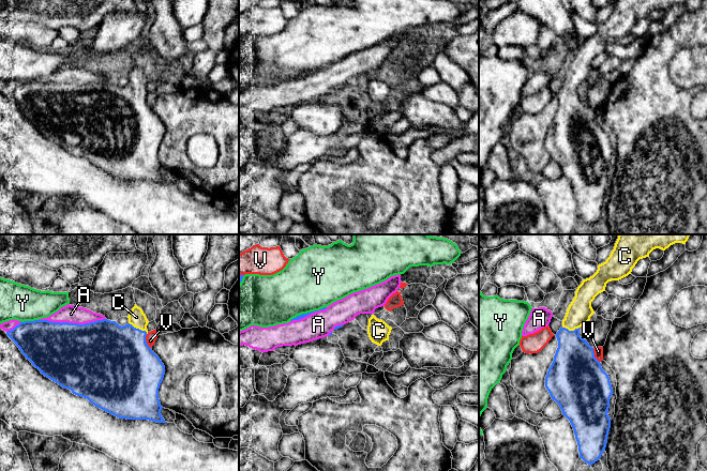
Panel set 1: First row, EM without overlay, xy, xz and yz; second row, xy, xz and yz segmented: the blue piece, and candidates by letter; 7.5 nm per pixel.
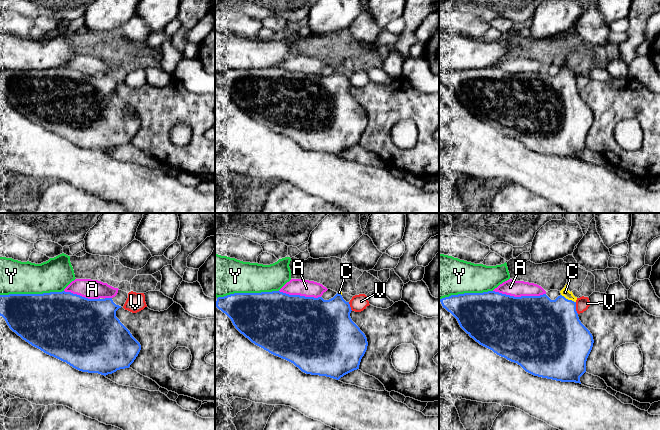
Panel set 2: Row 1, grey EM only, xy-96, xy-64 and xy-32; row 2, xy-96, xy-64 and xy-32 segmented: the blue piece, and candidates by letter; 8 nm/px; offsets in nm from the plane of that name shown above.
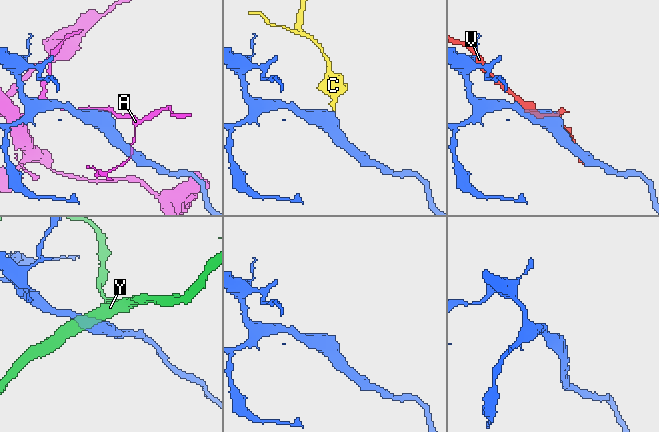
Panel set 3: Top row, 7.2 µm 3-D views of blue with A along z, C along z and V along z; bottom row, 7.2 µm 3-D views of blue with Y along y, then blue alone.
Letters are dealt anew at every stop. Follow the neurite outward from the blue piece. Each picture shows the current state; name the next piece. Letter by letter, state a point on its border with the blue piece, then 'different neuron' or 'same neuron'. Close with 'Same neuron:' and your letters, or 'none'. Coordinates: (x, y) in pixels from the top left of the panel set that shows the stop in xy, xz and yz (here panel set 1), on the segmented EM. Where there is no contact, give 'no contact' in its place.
A: contact xy (72, 323); different neuron
C: contact xy (138, 329); same neuron
V: contact xy (146, 342); different neuron
Y: contact xz (307, 313); different neuron
Same neuron: C

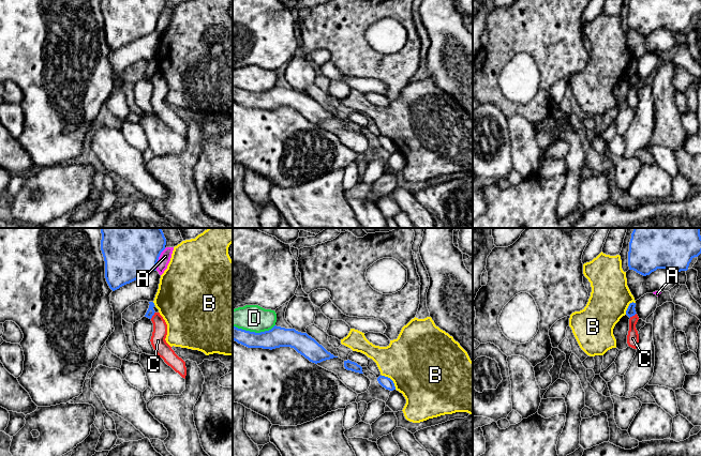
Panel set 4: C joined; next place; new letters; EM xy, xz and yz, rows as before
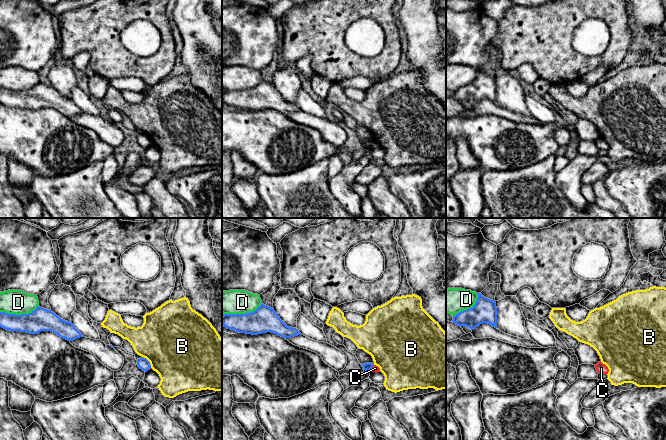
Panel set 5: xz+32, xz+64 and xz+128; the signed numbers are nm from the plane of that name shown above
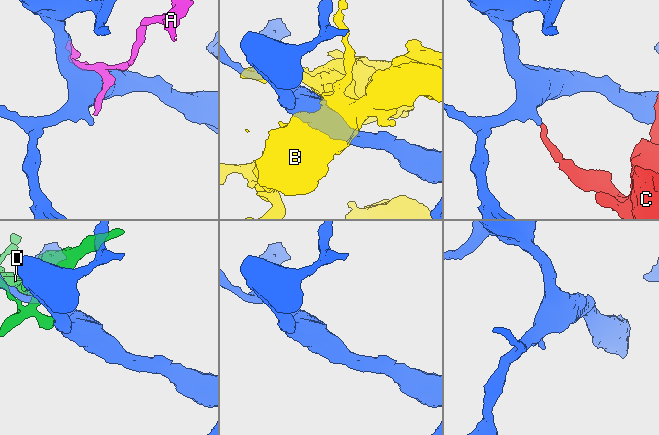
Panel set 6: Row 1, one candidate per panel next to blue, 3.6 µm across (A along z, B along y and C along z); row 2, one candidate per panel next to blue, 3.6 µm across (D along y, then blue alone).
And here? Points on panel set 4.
A: contact xy (158, 259); different neuron
B: contact xz (391, 380); different neuron
C: contact xy (153, 314); different neuron
D: contact xz (253, 332); different neuron
Same neuron: none

